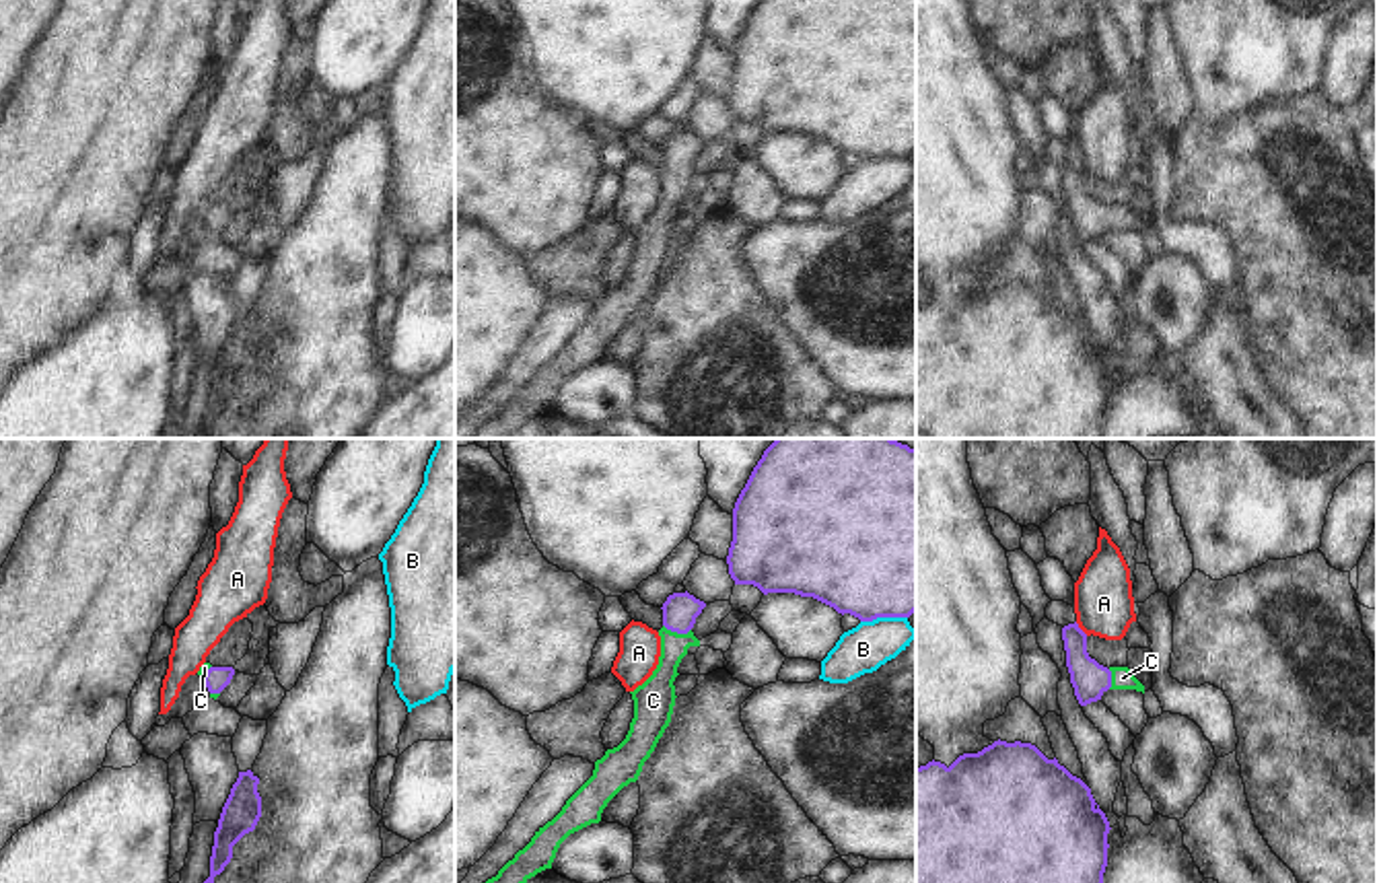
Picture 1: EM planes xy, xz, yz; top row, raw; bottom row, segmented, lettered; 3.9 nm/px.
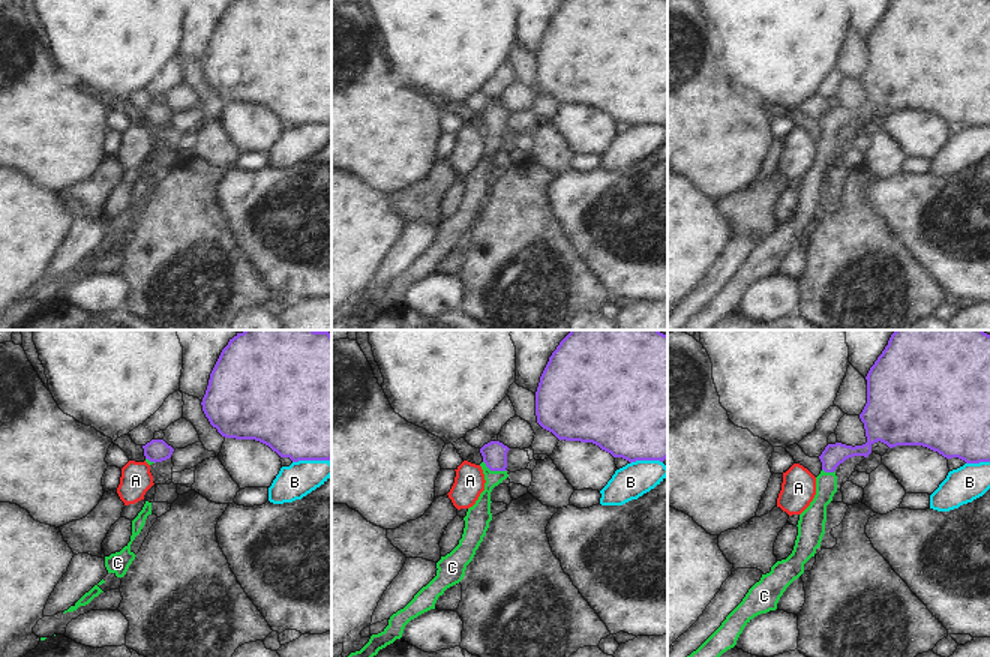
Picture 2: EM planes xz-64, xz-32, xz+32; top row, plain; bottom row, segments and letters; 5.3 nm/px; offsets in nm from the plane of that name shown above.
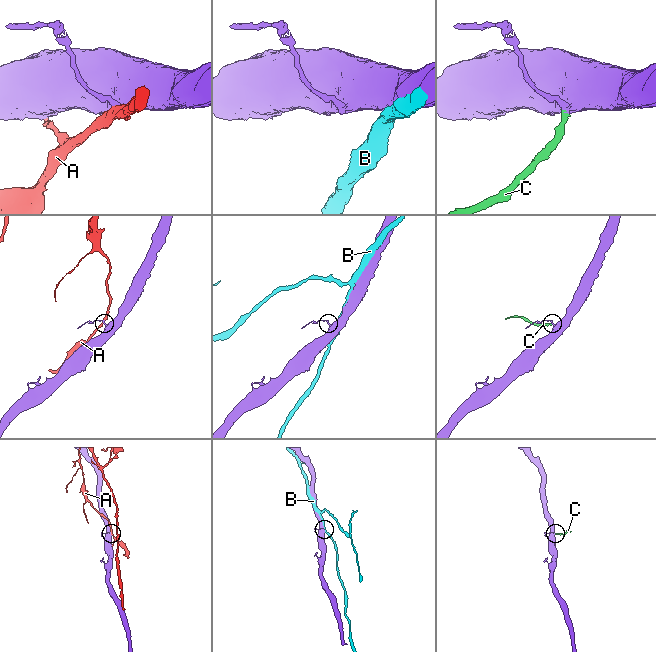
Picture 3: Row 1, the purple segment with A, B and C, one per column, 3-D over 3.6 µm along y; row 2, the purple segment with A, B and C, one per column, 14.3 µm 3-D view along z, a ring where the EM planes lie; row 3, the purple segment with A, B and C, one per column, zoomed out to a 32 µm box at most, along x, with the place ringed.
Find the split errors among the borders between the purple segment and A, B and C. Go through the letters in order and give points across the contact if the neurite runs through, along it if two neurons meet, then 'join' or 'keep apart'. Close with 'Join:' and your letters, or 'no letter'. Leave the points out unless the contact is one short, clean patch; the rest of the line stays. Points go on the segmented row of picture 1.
A: keep apart
B: keep apart
C: across xz (680, 610), (678, 632), (657, 692) | join
Join: C

